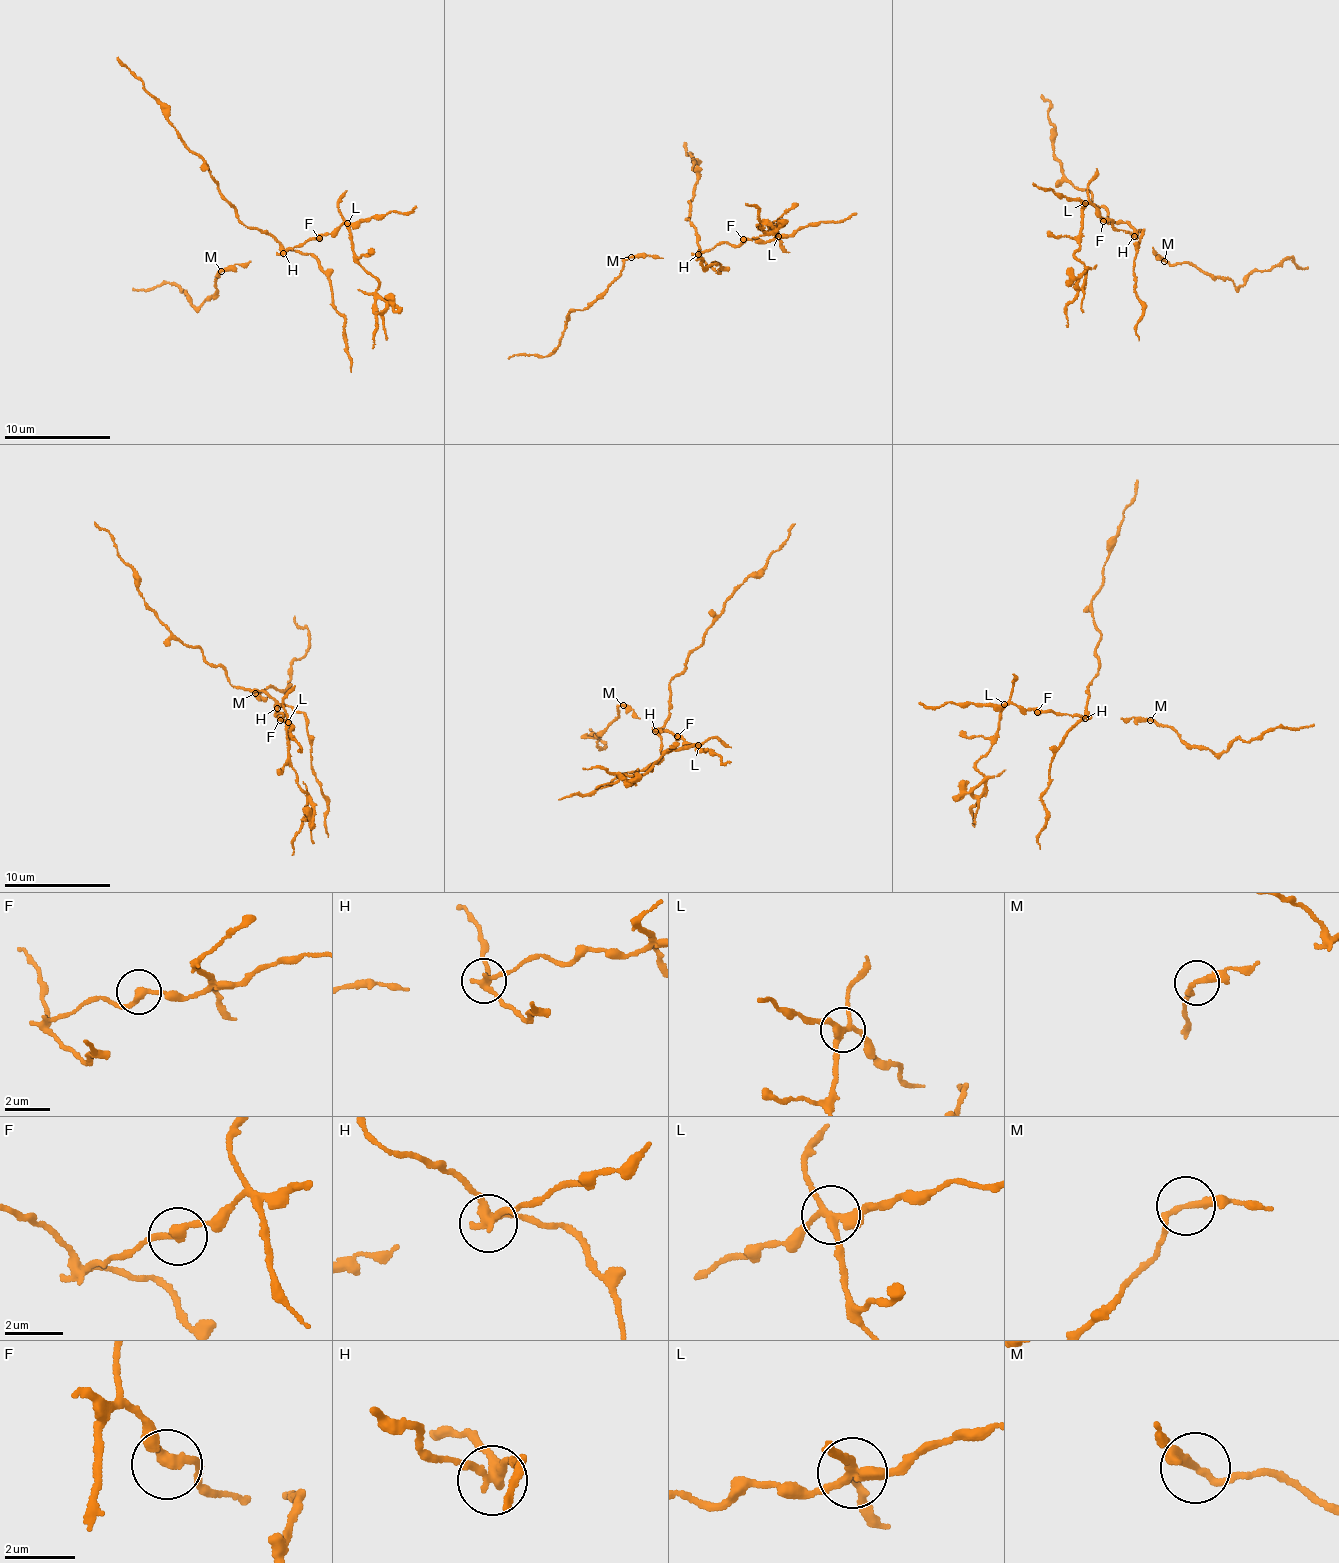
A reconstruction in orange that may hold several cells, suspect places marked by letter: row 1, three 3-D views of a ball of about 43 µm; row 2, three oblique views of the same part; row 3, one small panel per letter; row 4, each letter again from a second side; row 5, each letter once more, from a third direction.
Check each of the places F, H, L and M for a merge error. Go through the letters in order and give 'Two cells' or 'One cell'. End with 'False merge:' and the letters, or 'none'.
F: One cell
H: Two cells
L: Two cells
M: One cell
False merge: H, L

